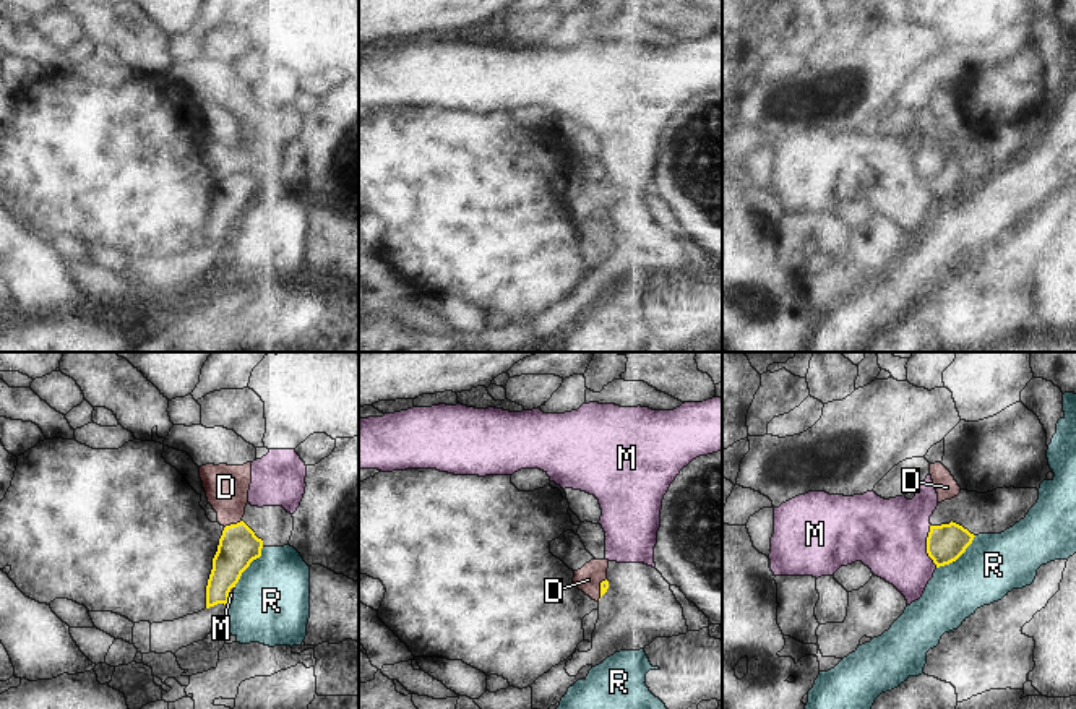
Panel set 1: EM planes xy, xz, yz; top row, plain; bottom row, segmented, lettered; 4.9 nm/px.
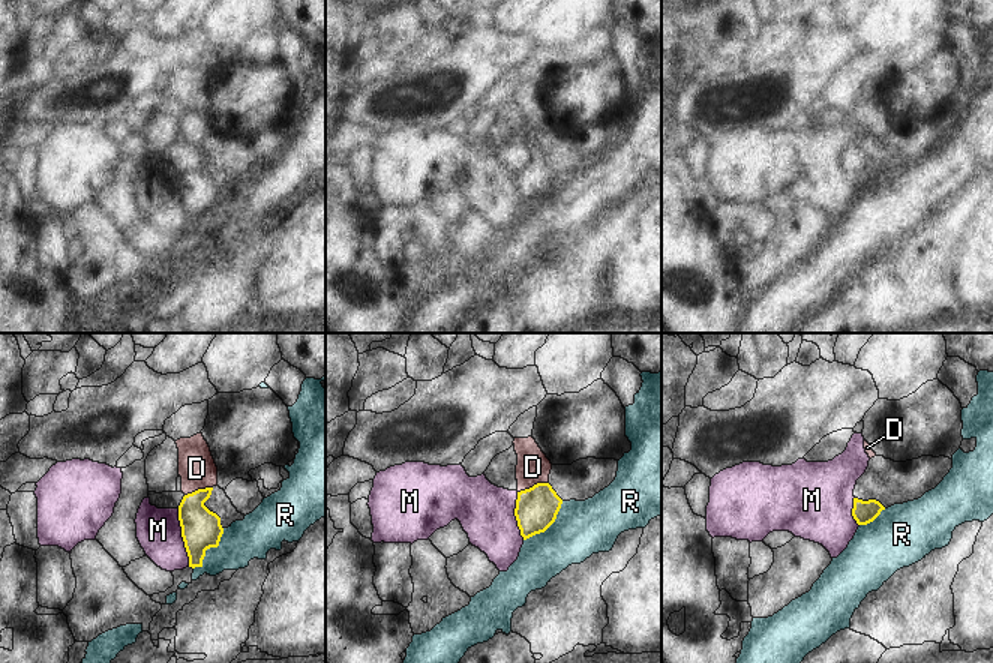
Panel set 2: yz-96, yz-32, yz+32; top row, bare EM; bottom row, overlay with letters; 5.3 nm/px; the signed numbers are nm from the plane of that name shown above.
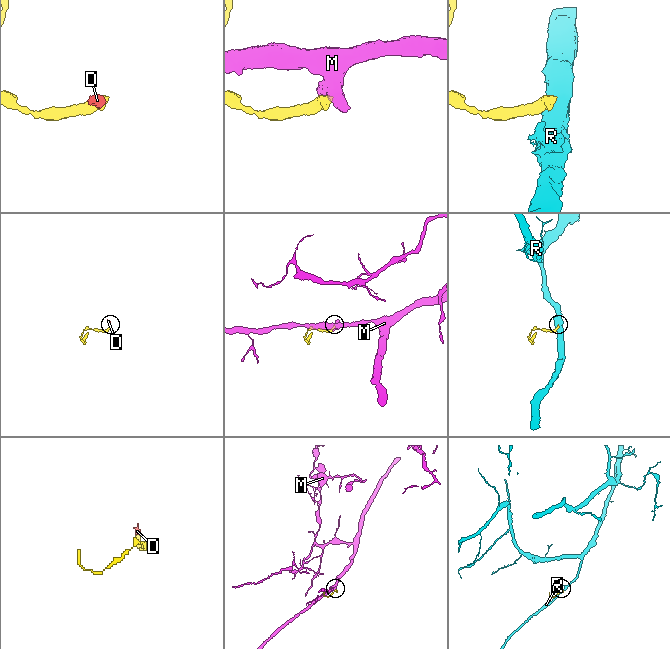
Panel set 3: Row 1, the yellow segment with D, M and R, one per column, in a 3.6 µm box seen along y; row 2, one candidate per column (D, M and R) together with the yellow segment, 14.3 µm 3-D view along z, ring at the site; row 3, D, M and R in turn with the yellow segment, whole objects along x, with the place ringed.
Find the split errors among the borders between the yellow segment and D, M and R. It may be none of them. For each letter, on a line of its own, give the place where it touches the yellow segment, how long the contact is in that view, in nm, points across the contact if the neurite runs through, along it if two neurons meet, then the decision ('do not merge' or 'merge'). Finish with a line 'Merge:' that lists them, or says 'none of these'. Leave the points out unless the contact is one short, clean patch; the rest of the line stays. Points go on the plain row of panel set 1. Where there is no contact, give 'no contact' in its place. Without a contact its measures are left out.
D: meets yellow in xy at (232, 161); contact 100 nm long; runs through xy (239, 182), (232, 161), (226, 124); merge
M: meets yellow in yz at (927, 182); contact 220 nm long; border along yz (930, 161), (927, 192), (937, 203); do not merge
R: meets yellow in yz at (958, 193); contact 260 nm long; do not merge
Merge: D

